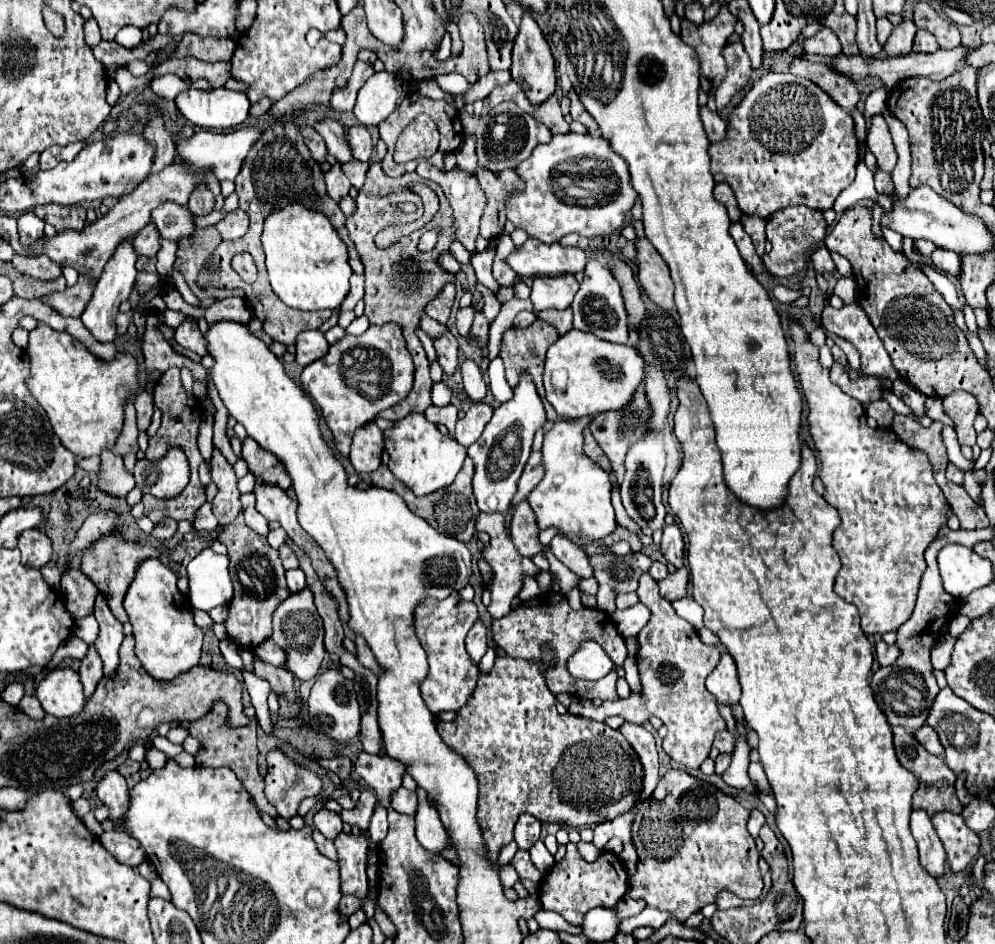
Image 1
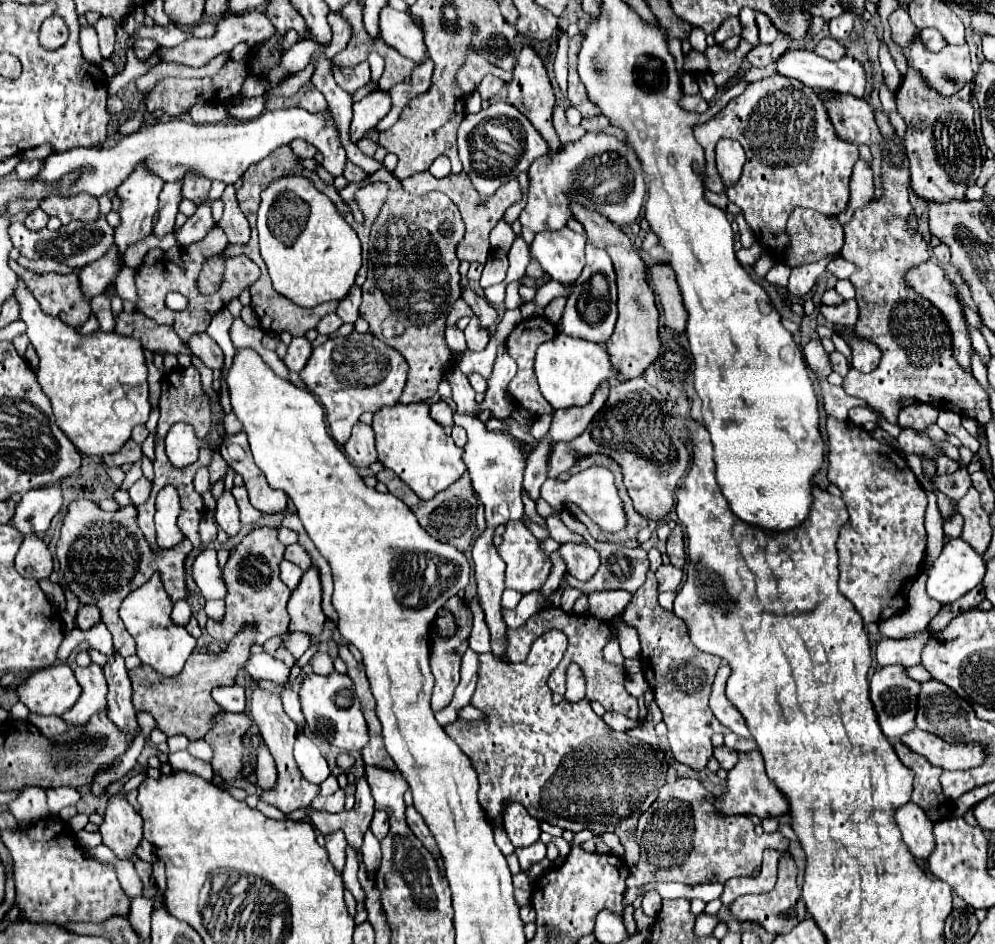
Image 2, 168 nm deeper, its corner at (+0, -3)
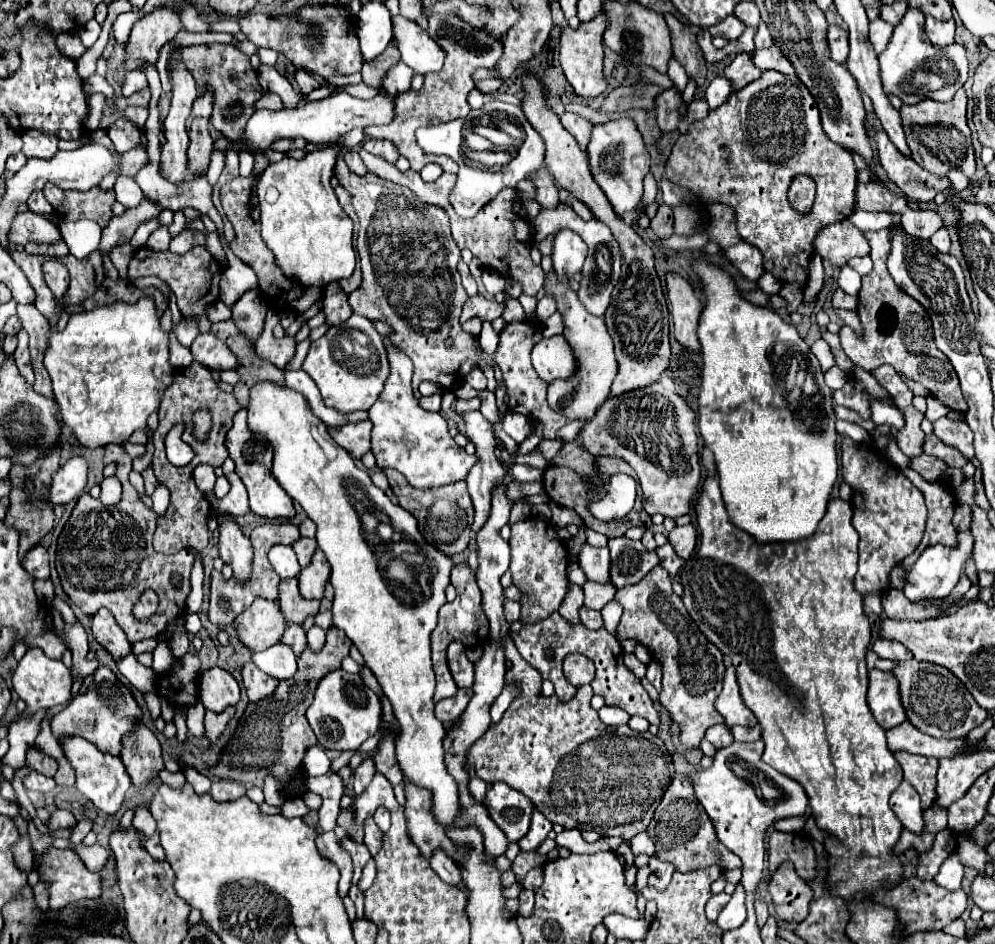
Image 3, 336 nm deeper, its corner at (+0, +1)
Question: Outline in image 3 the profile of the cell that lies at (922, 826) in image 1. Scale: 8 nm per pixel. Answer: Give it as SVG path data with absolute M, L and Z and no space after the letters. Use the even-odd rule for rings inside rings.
M906 780L900 782L900 786L894 790L890 798L890 808L900 818L904 828L908 828L910 832L922 832L924 820L922 820L920 798L918 792L914 792L914 786L910 786L910 782Z

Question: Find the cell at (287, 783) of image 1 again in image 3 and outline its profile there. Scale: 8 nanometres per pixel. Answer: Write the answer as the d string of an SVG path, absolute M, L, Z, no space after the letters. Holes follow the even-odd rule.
M248 662L242 666L242 684L246 688L250 702L258 702L260 698L268 698L274 694L278 680L262 672L254 662Z

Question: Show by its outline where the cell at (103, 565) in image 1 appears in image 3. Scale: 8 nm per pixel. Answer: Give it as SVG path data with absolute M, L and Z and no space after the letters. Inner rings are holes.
M110 444L106 446L104 464L112 462L116 464L116 476L124 486L122 500L116 506L104 506L90 494L80 496L72 516L68 518L58 538L56 570L62 588L72 604L76 604L88 616L94 616L102 606L108 608L120 628L128 634L128 640L140 642L144 638L160 636L166 630L168 622L186 612L186 598L190 594L190 570L194 566L196 554L192 550L182 550L174 556L164 556L152 548L158 514L138 498L134 486L128 482L132 458L124 452L122 446ZM172 572L180 572L180 576L184 578L178 590L170 584ZM148 588L152 588L162 600L162 618L136 620L132 614L134 602L138 602L142 592Z

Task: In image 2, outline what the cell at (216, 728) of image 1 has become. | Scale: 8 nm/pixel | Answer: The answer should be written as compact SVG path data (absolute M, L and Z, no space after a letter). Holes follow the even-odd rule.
M222 714L216 726L204 736L204 740L214 750L212 758L214 772L218 772L230 786L244 788L248 794L256 794L258 786L242 776L244 770L242 738L250 728L252 728L252 718L248 714Z

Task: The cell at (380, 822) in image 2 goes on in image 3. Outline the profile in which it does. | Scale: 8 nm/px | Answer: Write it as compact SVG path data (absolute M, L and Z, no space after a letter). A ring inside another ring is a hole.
M380 806L380 808L376 810L374 820L376 820L376 824L378 824L378 828L380 828L382 832L386 832L386 830L390 828L390 812L388 812L384 806Z

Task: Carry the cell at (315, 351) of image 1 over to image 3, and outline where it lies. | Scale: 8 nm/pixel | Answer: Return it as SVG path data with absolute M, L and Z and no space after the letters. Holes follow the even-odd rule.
M266 332L256 342L256 354L268 362L272 362L278 368L284 368L286 362L292 358L296 348L296 342L292 336L284 336L282 340L276 340L272 332Z

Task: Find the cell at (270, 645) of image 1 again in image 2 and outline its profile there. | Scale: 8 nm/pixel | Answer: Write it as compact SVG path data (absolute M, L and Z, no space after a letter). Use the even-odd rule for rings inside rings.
M292 634L292 636L286 636L284 642L282 642L282 648L286 648L294 660L302 658L302 654L310 648L310 638L306 634Z

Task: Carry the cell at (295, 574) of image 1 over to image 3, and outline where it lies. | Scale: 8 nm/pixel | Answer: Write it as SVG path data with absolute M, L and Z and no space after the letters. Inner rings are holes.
M276 544L270 550L270 564L274 566L274 570L278 572L280 578L292 578L298 576L300 572L300 564L296 558L296 552L292 546L284 546L284 544Z

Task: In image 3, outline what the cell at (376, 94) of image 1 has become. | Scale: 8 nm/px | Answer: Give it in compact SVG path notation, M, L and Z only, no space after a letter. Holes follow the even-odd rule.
M340 148L312 150L302 160L282 158L280 162L270 162L270 166L258 178L258 202L260 202L260 222L262 238L268 248L276 254L276 262L288 278L298 280L302 286L326 286L340 278L348 278L354 272L356 254L352 248L352 220L344 214L330 186L334 174L334 162Z

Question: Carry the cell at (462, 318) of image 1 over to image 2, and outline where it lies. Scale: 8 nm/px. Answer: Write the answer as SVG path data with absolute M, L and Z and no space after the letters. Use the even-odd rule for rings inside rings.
M470 318L470 324L466 326L464 330L464 336L466 336L466 344L468 344L468 350L484 350L486 344L488 344L488 330L484 330L476 318Z

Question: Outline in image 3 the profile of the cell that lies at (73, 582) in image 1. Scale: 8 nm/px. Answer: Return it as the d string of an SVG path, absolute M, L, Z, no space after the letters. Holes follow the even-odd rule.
M102 608L92 618L92 634L94 638L114 656L114 660L120 660L128 654L132 654L132 644L122 632L122 628L114 622L114 616L110 610Z

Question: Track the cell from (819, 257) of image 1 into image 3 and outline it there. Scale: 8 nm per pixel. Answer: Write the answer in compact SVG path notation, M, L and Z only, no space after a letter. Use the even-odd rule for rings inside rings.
M858 256L858 258L852 258L850 262L848 262L858 274L870 274L870 270L872 270L872 260L870 260L870 256Z

